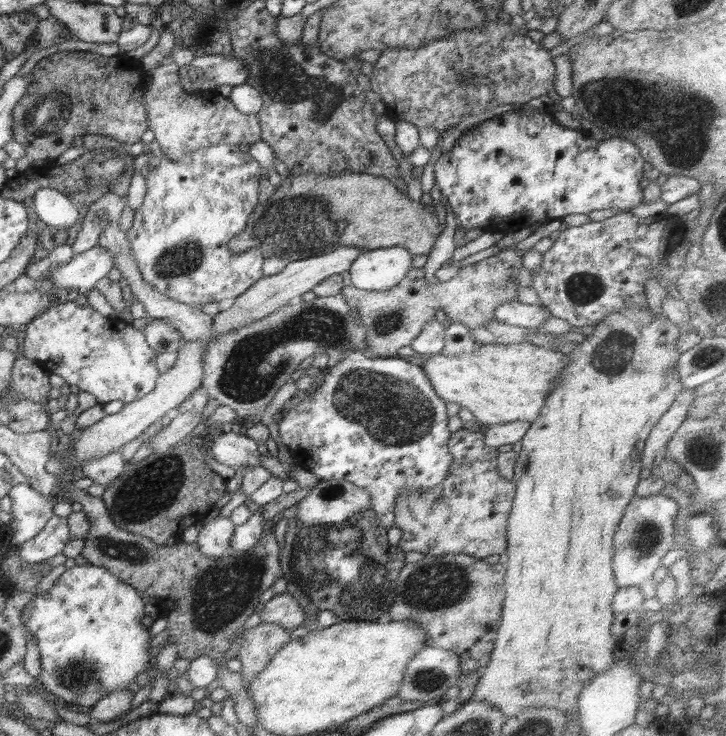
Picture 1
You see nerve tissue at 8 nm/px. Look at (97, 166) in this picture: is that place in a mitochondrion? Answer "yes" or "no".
yes

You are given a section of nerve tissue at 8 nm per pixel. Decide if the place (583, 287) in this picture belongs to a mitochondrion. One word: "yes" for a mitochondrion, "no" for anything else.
yes

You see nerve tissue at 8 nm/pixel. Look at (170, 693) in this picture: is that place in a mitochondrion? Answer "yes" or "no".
no

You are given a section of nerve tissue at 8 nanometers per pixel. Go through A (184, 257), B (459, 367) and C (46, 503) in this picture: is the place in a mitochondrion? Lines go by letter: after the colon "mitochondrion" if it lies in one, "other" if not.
A: mitochondrion
B: other
C: other

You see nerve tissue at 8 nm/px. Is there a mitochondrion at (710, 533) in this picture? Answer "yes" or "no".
yes

